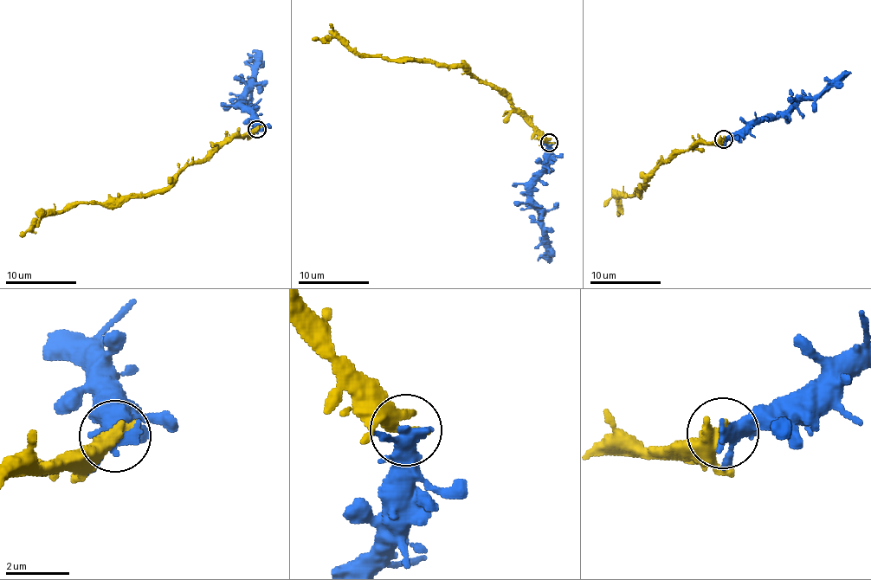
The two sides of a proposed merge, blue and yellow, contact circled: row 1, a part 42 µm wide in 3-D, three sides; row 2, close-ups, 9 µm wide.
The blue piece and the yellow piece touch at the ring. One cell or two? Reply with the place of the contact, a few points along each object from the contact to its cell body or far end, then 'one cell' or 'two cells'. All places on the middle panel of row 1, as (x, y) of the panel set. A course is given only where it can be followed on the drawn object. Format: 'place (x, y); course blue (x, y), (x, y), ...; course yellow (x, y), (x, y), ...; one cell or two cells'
place (549, 142); course blue (549, 143), (550, 162), (536, 180), (532, 201), (539, 215), (548, 262); course yellow (549, 143), (545, 136), (497, 90), (480, 83), (461, 66), (361, 56), (335, 38), (312, 37); one cell

